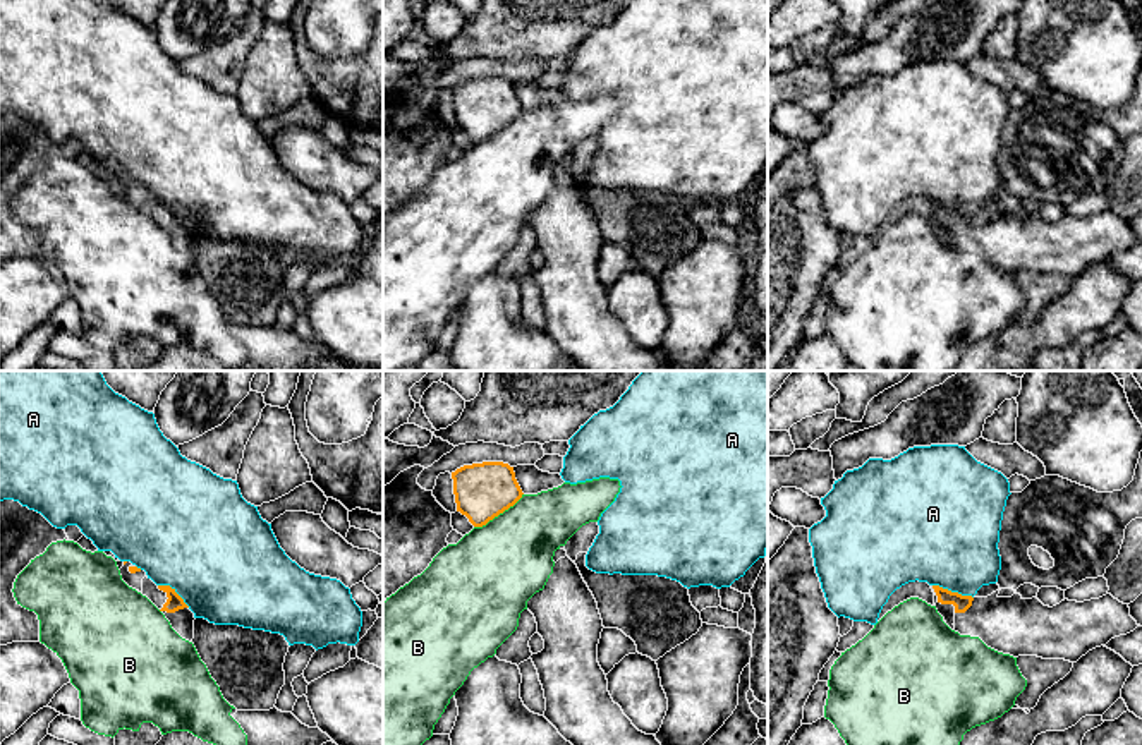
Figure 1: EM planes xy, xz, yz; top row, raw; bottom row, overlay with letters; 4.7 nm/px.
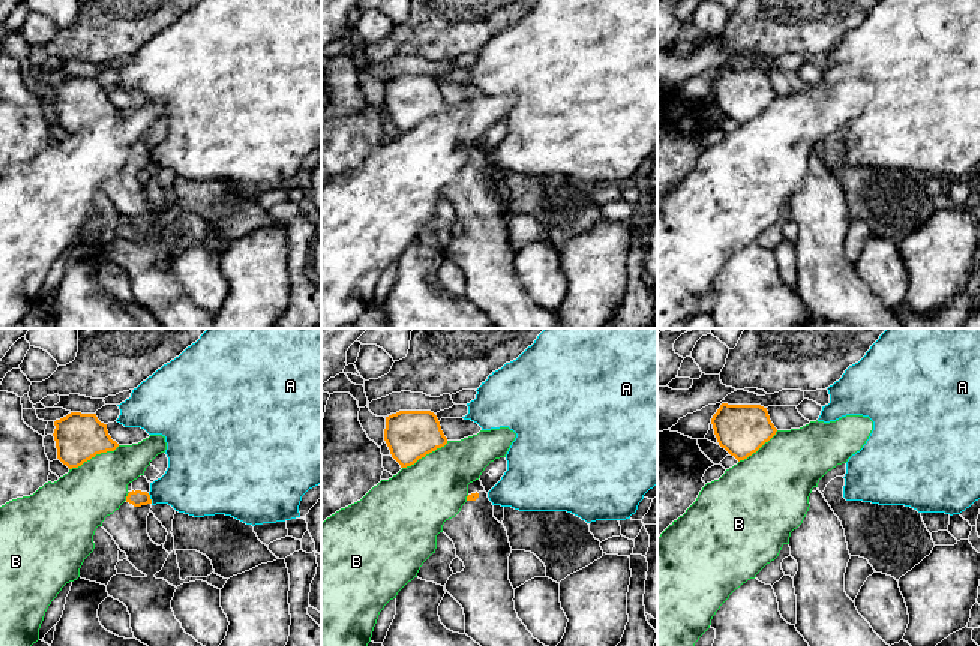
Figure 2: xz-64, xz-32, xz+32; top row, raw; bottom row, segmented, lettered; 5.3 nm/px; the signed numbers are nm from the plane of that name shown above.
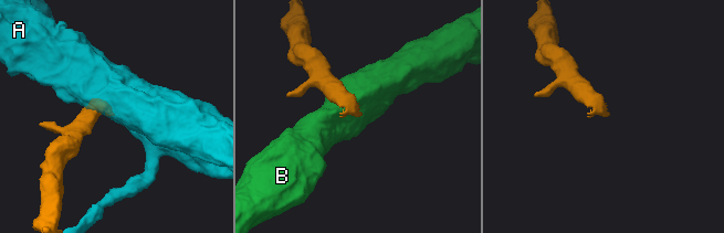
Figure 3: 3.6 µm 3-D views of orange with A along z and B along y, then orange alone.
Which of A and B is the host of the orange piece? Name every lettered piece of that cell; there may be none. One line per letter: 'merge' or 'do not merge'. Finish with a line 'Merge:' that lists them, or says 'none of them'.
A: do not merge
B: do not merge
Merge: none of them

